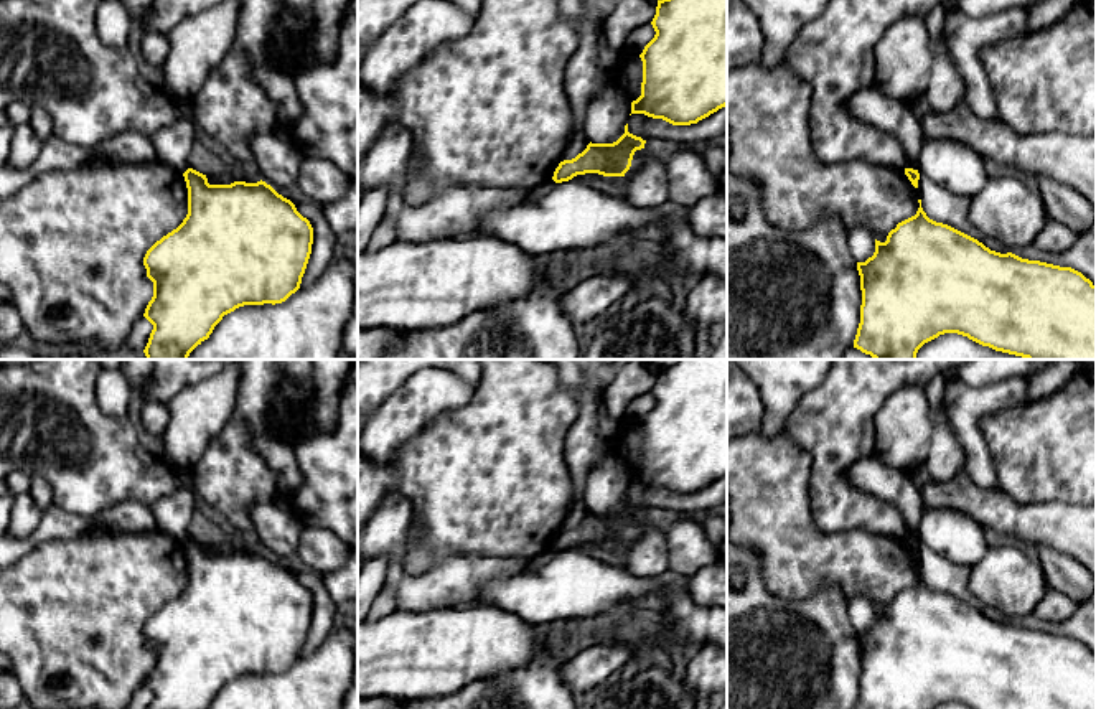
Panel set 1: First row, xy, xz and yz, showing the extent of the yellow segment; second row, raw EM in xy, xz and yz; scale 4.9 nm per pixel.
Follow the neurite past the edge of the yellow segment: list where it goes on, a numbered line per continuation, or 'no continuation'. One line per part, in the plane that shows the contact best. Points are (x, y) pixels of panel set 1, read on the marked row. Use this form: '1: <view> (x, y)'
no continuation

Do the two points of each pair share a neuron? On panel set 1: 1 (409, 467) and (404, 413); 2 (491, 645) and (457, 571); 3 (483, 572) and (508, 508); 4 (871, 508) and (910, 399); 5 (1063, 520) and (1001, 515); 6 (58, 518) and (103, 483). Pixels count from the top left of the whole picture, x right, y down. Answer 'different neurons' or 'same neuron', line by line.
1: different neurons
2: different neurons
3: different neurons
4: different neurons
5: same neuron
6: different neurons

